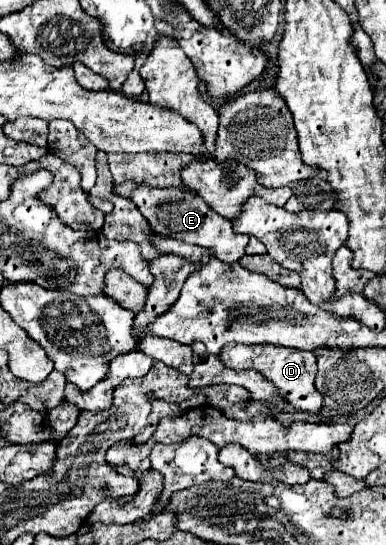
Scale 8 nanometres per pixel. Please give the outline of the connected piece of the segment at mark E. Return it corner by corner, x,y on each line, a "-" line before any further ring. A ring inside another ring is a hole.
121,185
121,187
115,187
115,193
129,197
139,207
143,217
149,221
151,229
159,235
207,247
213,257
217,257
219,261
225,261
225,263
235,263
245,255
249,235
233,233
231,223
225,217
221,217
219,213
215,213
195,193
187,193
181,189
149,189
143,185
-
185,195
189,195
189,197
185,199

